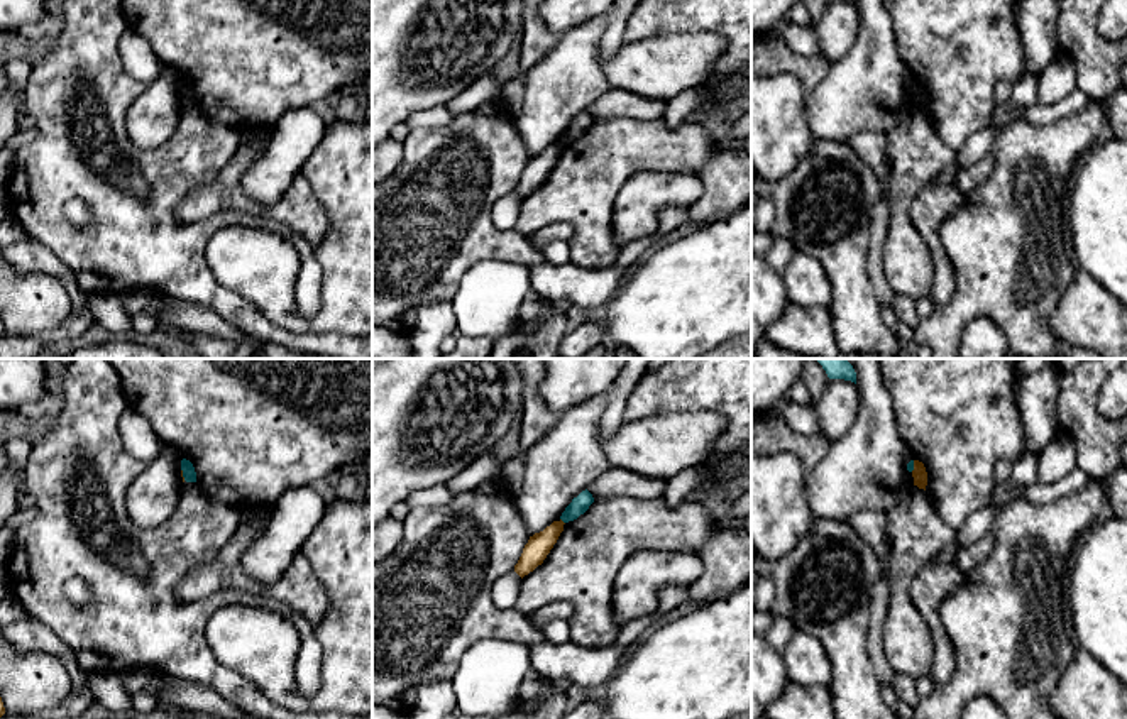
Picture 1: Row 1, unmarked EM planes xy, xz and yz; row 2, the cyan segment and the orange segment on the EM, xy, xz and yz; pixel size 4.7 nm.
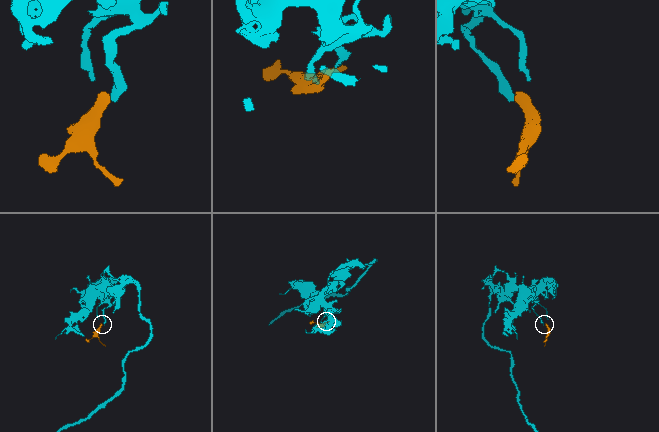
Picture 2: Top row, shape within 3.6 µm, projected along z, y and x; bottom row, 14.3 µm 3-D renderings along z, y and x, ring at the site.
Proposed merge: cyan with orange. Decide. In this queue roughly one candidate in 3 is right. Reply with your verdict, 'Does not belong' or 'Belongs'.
Does not belong

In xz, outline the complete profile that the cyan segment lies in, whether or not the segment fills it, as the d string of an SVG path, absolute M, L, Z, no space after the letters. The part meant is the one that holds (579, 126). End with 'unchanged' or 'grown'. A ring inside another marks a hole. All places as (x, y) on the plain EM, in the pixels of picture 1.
M585 110L577 118L572 120L572 123L565 129L560 140L564 144L577 140L580 135L584 135L589 127L594 123L592 115Z; unchanged

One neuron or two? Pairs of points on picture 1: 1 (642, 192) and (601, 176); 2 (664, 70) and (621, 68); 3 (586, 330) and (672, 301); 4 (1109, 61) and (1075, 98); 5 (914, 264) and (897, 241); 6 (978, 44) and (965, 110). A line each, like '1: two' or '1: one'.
1: two
2: one
3: two
4: two
5: one
6: one

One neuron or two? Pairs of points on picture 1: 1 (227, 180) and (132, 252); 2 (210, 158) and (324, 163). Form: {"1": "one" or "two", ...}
{"1": "two", "2": "two"}

